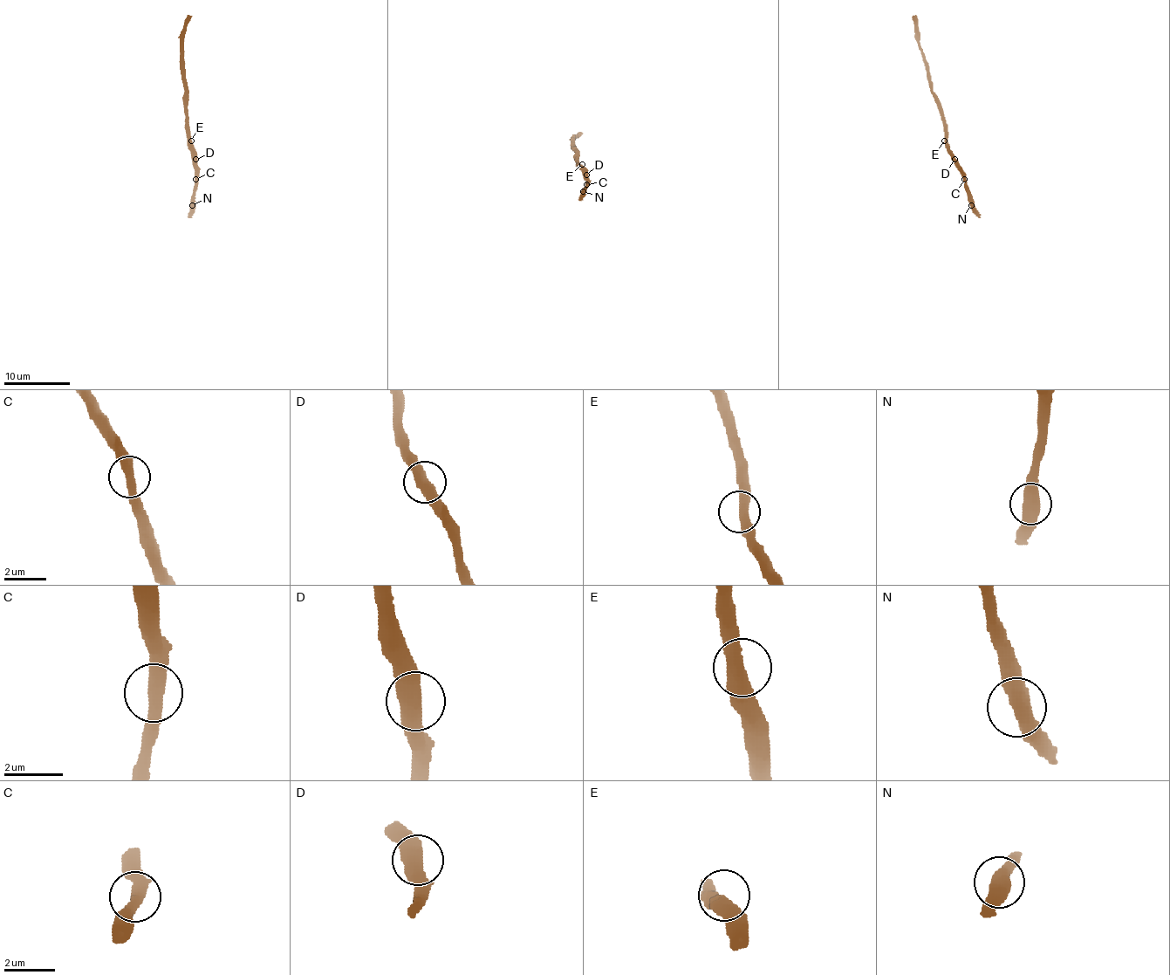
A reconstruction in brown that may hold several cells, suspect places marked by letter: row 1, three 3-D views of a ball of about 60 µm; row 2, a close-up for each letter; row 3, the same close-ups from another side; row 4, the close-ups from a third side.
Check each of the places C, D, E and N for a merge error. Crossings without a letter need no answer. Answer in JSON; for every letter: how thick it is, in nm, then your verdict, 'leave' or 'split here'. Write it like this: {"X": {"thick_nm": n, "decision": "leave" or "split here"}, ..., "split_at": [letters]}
{"C": {"thick_nm": 440, "decision": "leave"}, "D": {"thick_nm": 550, "decision": "leave"}, "E": {"thick_nm": 440, "decision": "leave"}, "N": {"thick_nm": 550, "decision": "leave"}, "split_at": []}

